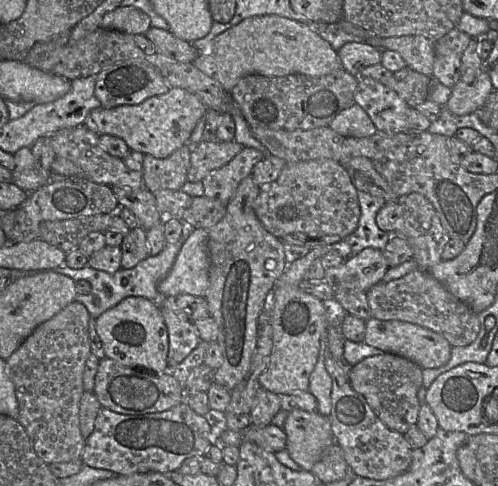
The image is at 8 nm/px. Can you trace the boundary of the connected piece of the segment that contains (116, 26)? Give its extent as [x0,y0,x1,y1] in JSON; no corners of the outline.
[101,6,150,35]

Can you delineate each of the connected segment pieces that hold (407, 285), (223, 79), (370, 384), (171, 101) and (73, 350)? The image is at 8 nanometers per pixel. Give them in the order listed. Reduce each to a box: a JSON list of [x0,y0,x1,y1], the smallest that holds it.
[[365,269,479,347],[193,14,342,93],[348,353,422,434],[90,87,207,159],[7,301,91,465]]

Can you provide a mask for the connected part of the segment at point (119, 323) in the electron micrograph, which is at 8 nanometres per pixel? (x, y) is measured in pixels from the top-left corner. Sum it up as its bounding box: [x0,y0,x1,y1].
[95,297,169,374]

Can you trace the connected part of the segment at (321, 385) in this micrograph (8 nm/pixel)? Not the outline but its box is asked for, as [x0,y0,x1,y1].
[309,342,332,416]

